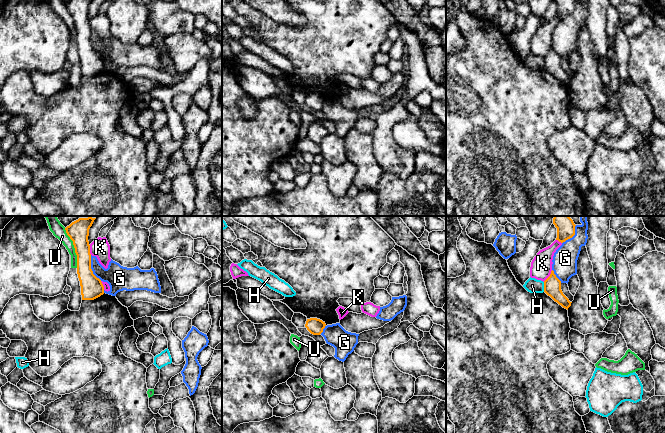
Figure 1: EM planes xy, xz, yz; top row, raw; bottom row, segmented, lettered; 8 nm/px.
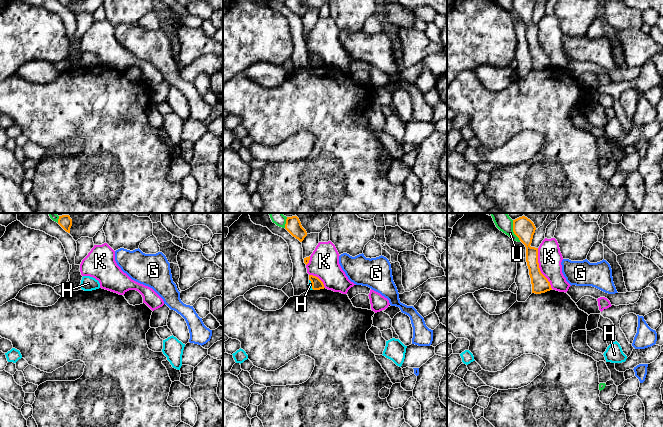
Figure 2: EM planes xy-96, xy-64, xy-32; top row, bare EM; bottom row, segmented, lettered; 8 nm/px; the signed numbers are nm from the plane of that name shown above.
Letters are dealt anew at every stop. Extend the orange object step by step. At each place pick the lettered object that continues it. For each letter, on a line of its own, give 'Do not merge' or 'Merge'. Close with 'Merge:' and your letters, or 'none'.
G: Do not merge
H: Do not merge
K: Do not merge
U: Do not merge
Merge: none

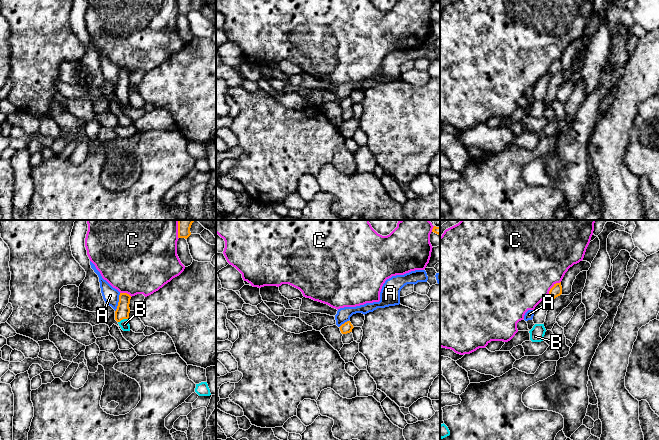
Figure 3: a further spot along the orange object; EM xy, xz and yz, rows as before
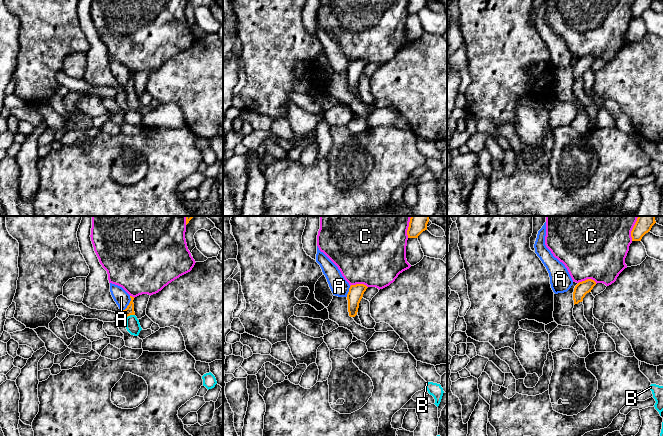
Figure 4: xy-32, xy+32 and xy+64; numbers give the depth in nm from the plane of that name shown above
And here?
A: Do not merge
B: Merge
C: Do not merge
Merge: B

